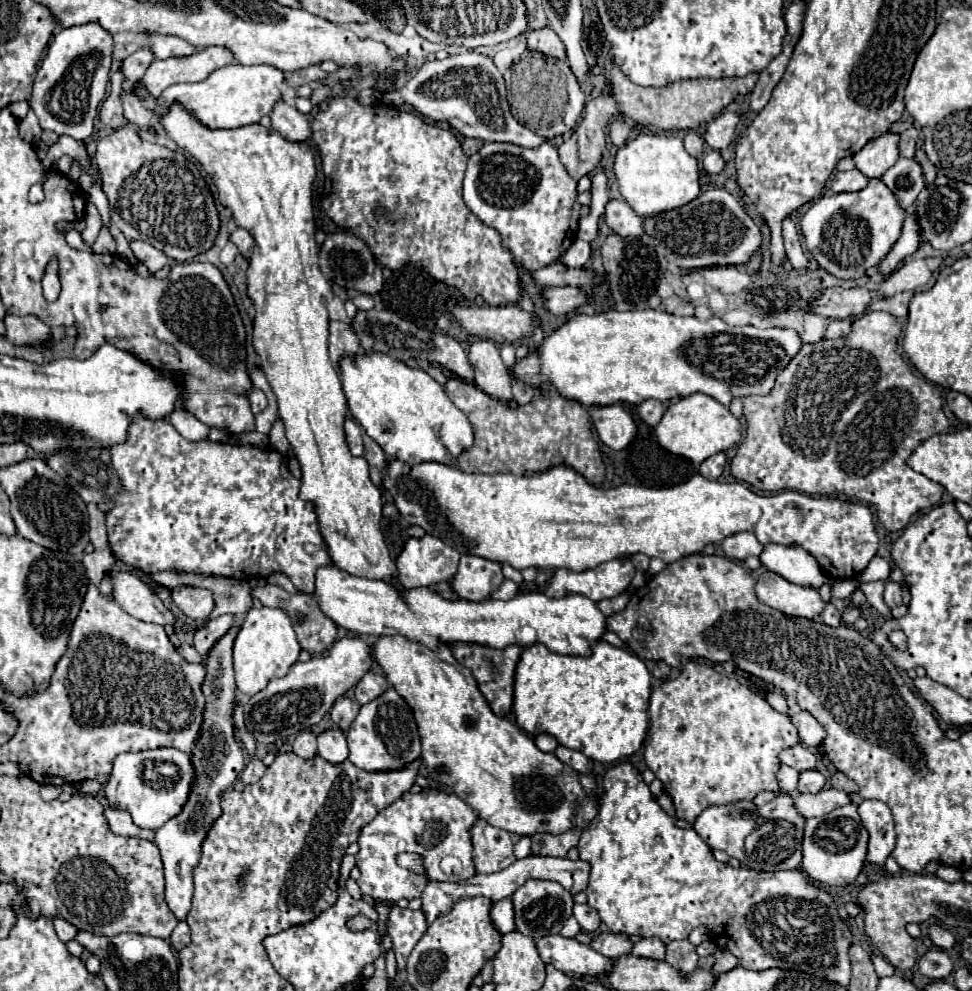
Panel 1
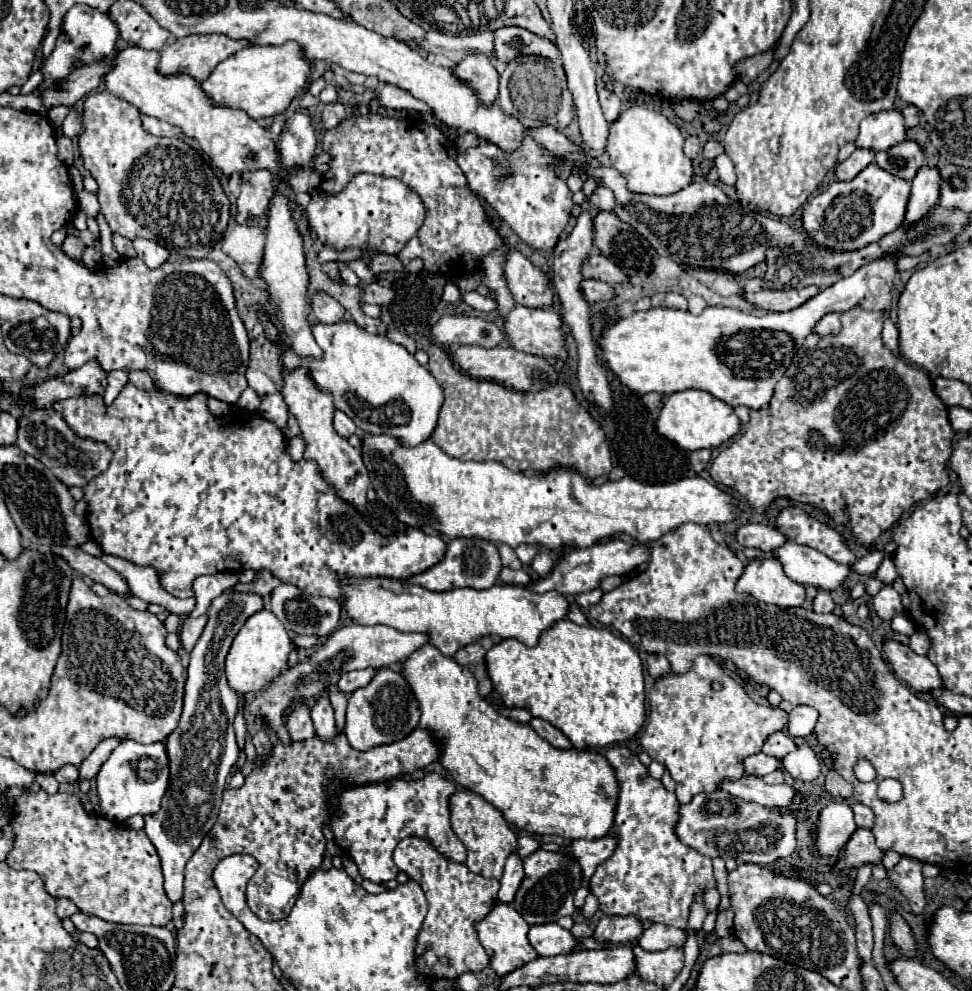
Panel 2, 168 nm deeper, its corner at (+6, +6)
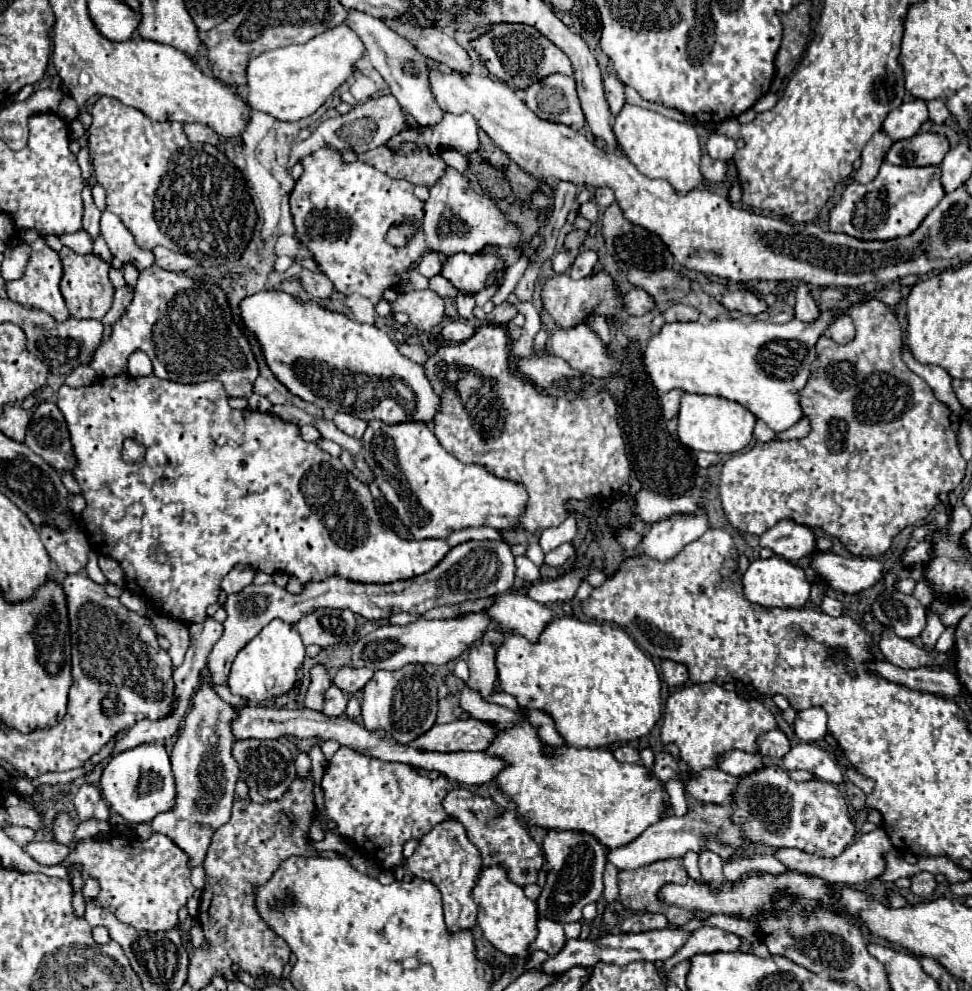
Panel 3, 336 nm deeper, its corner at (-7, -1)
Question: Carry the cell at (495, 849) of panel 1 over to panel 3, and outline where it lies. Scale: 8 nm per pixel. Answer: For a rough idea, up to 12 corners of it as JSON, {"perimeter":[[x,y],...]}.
{"perimeter":[[460,786],[444,810],[510,882],[536,882],[542,850],[514,812]]}

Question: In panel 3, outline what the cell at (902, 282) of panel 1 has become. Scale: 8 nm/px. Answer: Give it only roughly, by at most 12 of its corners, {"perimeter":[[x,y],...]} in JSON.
{"perimeter":[[848,314],[828,326],[826,336],[838,344],[854,340]]}

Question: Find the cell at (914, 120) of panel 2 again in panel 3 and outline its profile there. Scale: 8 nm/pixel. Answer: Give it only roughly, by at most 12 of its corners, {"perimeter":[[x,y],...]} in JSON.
{"perimeter":[[944,100],[928,102],[928,114],[934,124],[948,118]]}

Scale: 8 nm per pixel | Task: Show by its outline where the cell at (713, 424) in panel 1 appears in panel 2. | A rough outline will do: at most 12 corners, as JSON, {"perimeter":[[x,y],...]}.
{"perimeter":[[707,391],[671,393],[657,431],[685,451],[739,433],[727,403]]}

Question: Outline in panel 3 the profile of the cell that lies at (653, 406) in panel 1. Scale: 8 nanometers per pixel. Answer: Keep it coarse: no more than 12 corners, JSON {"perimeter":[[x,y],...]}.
{"perimeter":[[670,390],[660,398],[666,420],[678,414],[680,390]]}

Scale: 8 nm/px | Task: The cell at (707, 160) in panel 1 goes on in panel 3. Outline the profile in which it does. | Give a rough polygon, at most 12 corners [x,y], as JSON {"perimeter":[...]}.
{"perimeter":[[712,134],[706,150],[714,160],[730,160],[736,142],[724,134]]}

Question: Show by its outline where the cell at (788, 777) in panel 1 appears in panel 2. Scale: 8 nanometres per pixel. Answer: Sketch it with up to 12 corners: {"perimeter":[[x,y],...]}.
{"perimeter":[[755,753],[743,759],[743,769],[763,775],[779,769],[779,761]]}

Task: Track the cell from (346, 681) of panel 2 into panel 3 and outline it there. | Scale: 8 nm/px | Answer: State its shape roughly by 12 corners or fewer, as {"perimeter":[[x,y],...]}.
{"perimeter":[[370,668],[338,670],[334,684],[346,692],[360,692],[374,676]]}

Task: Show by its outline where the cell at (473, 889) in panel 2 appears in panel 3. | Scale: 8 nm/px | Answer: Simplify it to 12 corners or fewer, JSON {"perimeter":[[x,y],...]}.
{"perimeter":[[458,820],[422,836],[406,866],[444,900],[450,932],[472,930],[478,848]]}

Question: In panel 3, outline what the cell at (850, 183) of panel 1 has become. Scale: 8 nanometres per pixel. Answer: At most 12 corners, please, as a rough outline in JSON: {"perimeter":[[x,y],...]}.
{"perimeter":[[876,132],[862,150],[862,166],[854,180],[872,182],[892,140]]}

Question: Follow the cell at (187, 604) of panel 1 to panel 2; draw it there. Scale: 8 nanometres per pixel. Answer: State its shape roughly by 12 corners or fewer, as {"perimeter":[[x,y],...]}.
{"perimeter":[[233,571],[201,575],[193,583],[197,605],[191,617],[205,615],[209,603],[237,585]]}

